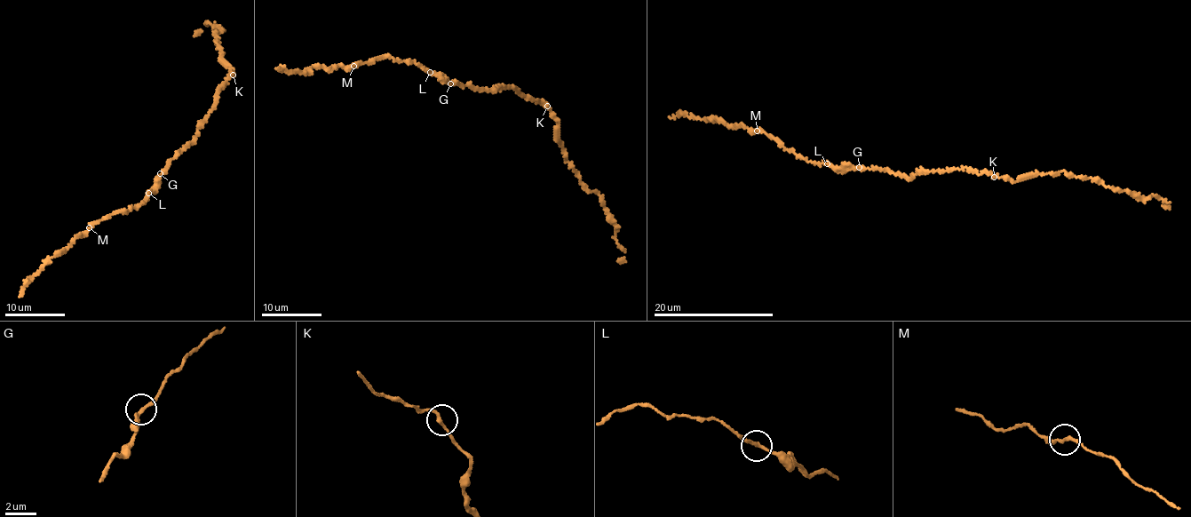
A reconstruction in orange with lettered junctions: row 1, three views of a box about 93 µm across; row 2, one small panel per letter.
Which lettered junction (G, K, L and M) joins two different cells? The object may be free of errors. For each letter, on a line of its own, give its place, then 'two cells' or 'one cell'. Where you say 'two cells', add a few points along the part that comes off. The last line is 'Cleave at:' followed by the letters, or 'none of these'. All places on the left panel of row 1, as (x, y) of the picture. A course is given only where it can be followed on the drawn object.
G: (160, 173) | one cell
K: (233, 75) | one cell
L: (148, 193) | one cell
M: (89, 227) | one cell
Cleave at: none of these

